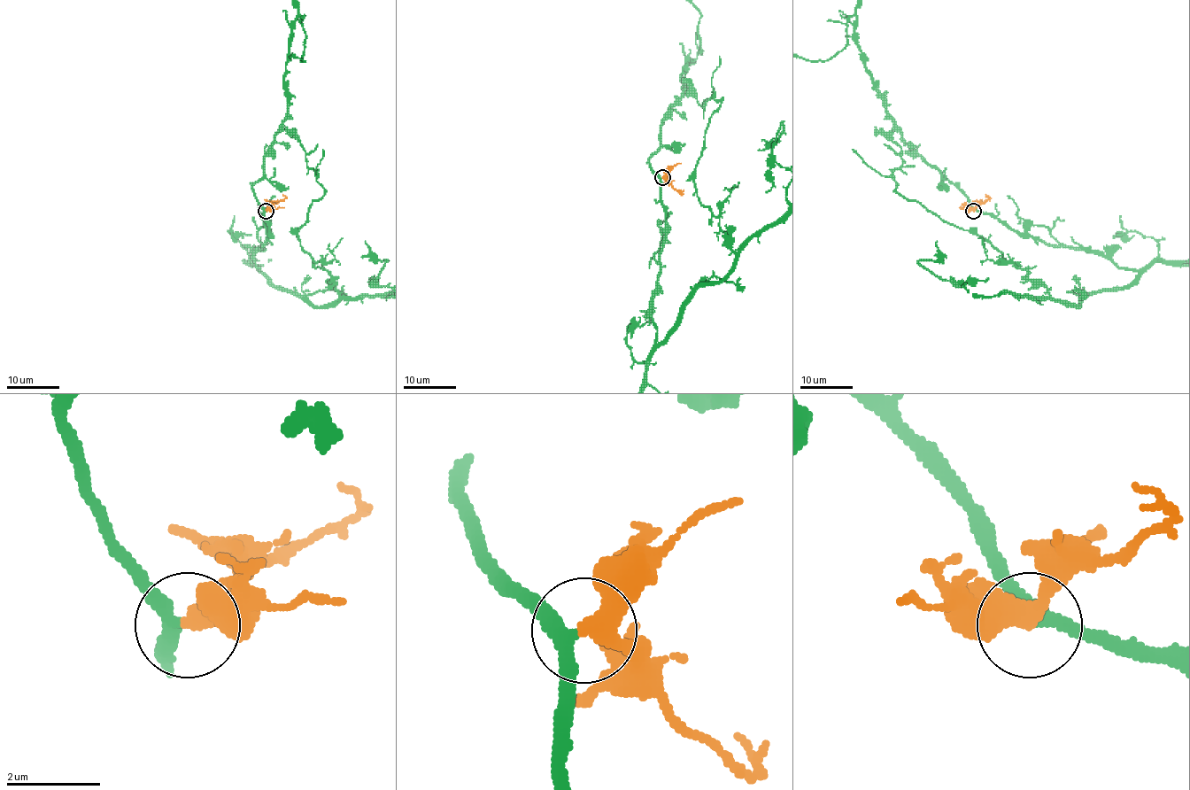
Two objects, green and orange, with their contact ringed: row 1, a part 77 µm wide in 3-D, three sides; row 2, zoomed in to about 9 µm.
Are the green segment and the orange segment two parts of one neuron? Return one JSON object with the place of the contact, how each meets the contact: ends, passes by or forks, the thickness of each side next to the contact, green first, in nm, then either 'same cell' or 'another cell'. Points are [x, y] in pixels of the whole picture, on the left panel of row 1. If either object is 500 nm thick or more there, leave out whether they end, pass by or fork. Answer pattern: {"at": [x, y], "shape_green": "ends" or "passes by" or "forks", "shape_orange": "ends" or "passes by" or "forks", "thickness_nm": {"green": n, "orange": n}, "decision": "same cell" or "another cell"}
{"at": [266, 211], "shape_green": "passes by", "shape_orange": "passes by", "thickness_nm": {"green": 280, "orange": 360}, "decision": "same cell"}

